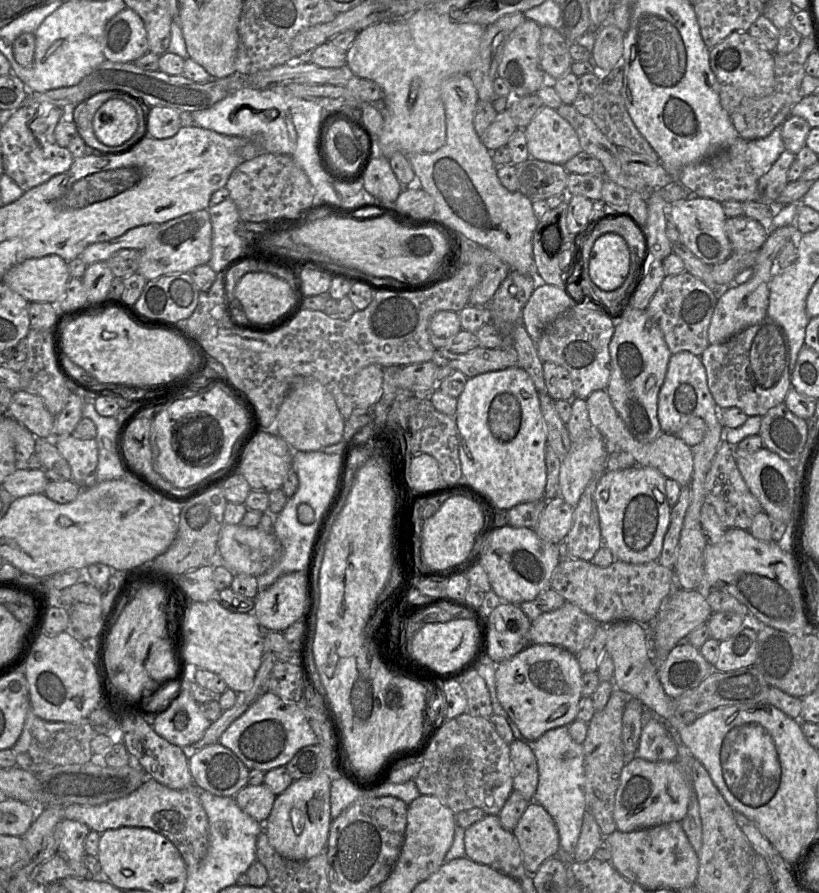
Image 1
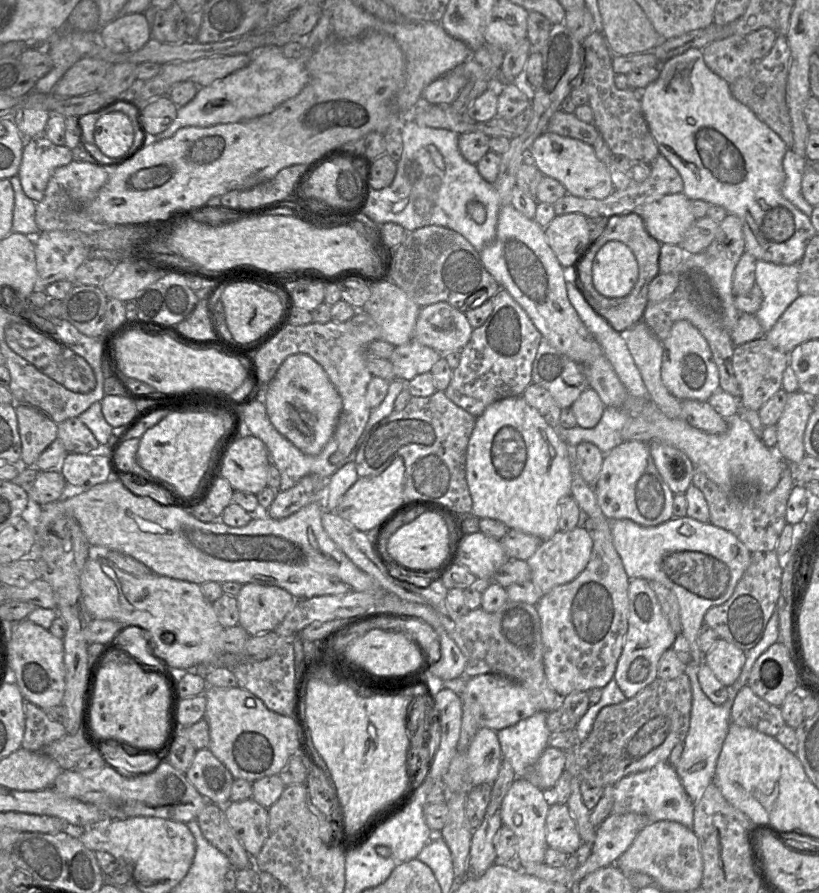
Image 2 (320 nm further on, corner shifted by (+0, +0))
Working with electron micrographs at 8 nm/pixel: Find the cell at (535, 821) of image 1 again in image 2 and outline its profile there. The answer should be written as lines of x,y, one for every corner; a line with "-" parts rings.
554,803
546,818
548,847
570,855
577,851
582,840
567,804

